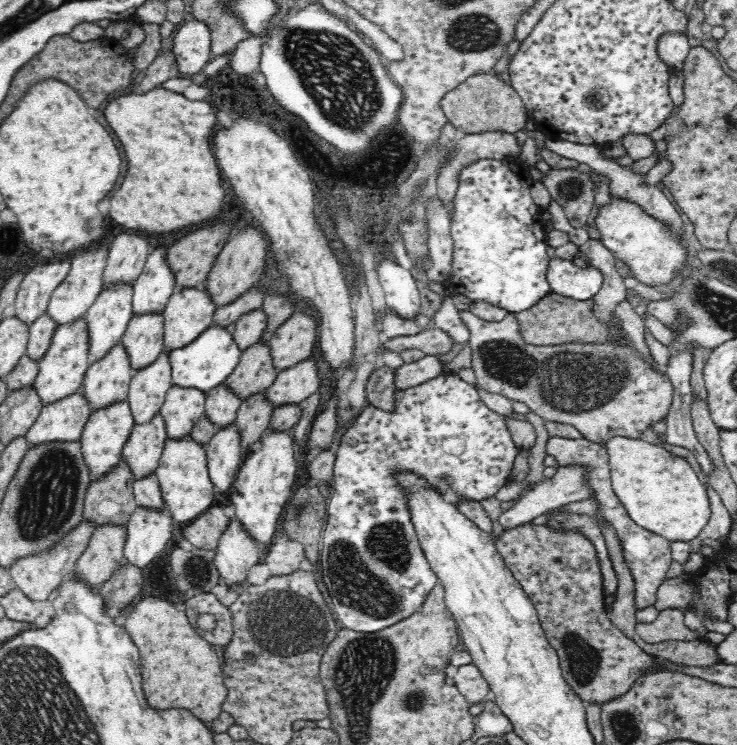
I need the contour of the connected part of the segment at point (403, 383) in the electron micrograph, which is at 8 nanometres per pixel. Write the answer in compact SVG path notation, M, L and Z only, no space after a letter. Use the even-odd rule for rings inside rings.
M426 355L418 361L404 363L392 371L394 371L394 385L402 390L418 386L430 378L436 378L447 372L436 355Z

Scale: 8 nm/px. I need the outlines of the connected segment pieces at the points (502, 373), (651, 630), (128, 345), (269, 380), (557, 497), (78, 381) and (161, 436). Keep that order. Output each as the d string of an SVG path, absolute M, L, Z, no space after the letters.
M588 239L586 244L579 246L585 253L589 264L600 268L604 275L604 284L592 301L592 313L602 325L610 331L606 342L562 342L558 345L531 345L525 342L518 331L518 321L512 313L500 322L490 322L478 318L469 310L458 310L460 320L469 330L469 346L472 349L471 367L475 372L477 384L488 392L501 394L510 401L526 404L534 414L544 421L563 422L572 425L589 442L605 445L612 438L624 437L640 440L640 436L657 422L667 419L673 402L673 384L667 373L652 366L644 355L634 347L628 335L620 329L616 321L615 308L626 299L628 287L616 271L614 255L599 240Z
M683 609L661 610L653 622L637 622L635 631L649 645L668 641L690 642L696 639L696 631L691 631L685 625Z
M134 312L121 341L134 371L152 364L164 348L164 317L160 312Z
M261 339L256 344L252 344L250 348L242 350L239 362L232 374L225 380L225 384L244 401L250 394L267 389L276 380L278 373L279 369L275 367L269 343Z
M577 466L559 468L553 478L536 483L533 488L524 493L511 508L505 510L497 520L505 529L516 528L516 526L520 526L520 524L524 524L524 522L531 522L537 516L540 516L540 514L557 509L563 504L591 498L591 489L589 485L586 484L587 481L585 480L583 468L577 468Z
M85 314L66 322L66 324L57 324L48 350L38 361L39 372L33 384L42 403L46 405L60 401L82 388L85 372L92 361L89 350L88 323Z
M160 412L144 425L135 422L121 454L128 461L135 480L148 477L157 470L167 438L166 421Z

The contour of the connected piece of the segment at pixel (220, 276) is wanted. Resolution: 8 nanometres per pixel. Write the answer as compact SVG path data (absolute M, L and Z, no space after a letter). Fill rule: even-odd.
M246 224L230 240L227 240L210 269L205 284L205 288L207 288L217 306L230 304L240 294L244 294L248 288L255 286L257 281L260 280L260 274L264 272L268 245L269 241L265 238L263 231L256 229L256 226L252 224Z

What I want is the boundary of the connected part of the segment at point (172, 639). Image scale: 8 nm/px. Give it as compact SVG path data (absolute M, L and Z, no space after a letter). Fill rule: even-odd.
M153 595L140 596L126 610L125 628L142 656L144 694L152 708L184 708L207 723L222 711L227 688L220 656L214 646L200 638L190 626L183 607Z

